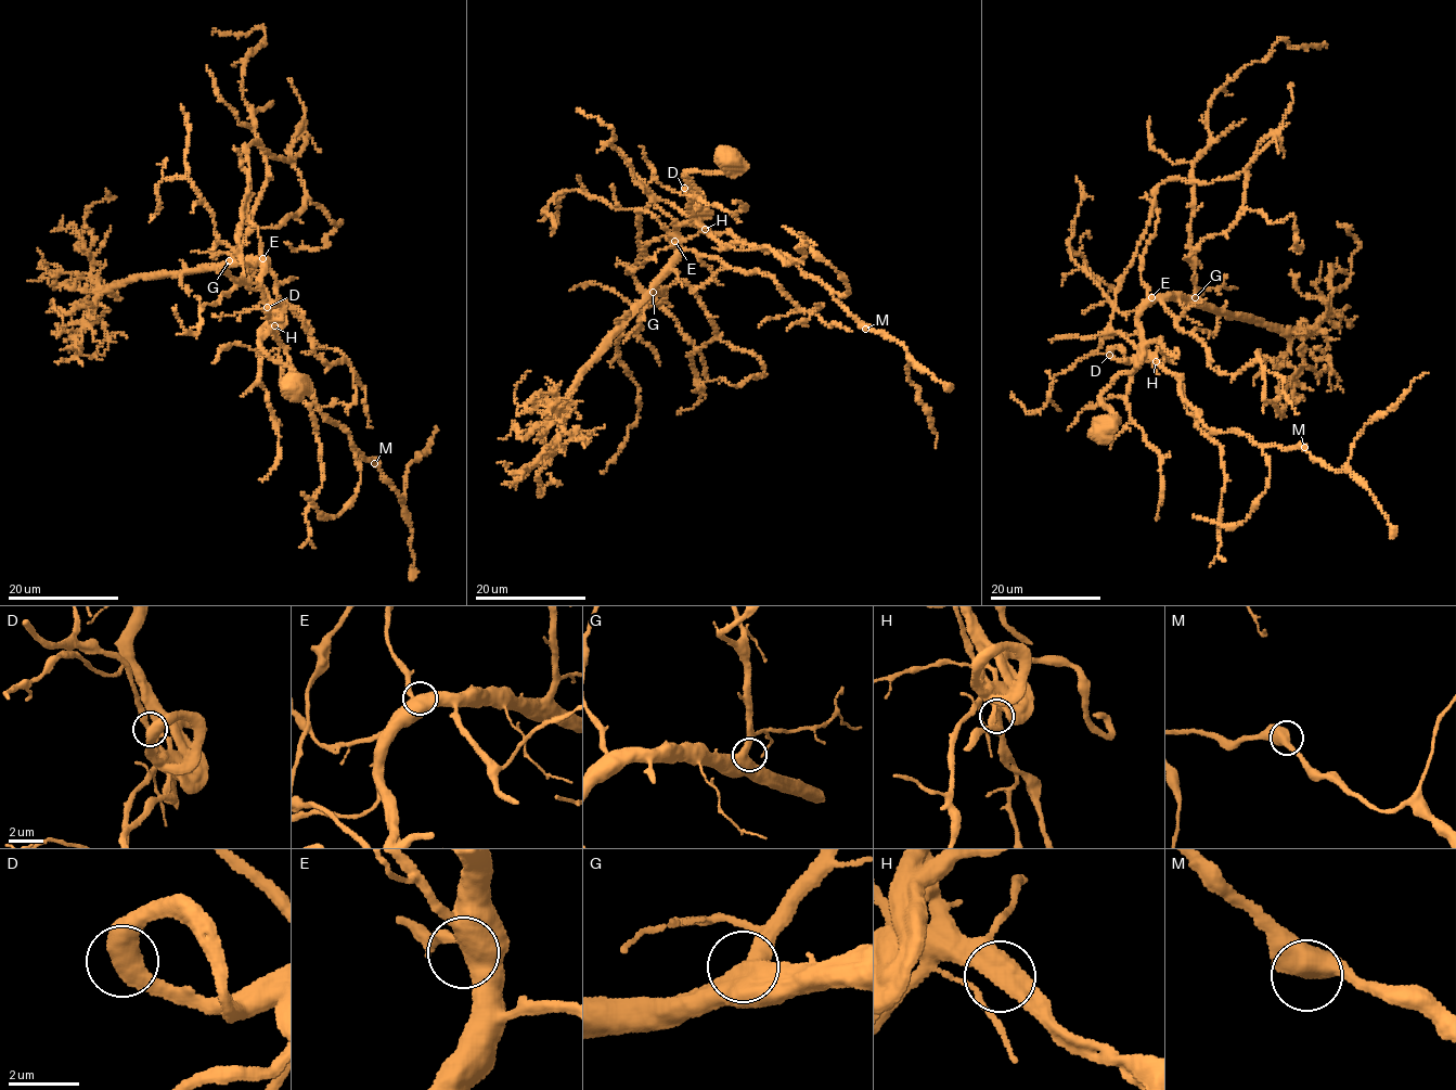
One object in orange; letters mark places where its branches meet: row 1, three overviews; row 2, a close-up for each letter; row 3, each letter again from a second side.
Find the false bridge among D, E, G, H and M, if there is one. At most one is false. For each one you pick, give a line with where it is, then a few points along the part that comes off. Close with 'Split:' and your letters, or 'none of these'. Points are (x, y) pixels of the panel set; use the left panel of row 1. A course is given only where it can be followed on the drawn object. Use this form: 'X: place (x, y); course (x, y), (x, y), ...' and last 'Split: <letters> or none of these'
H: place (274, 325); course (274, 325), (322, 413), (344, 426), (352, 448), (375, 460), (399, 498), (434, 426)
Split: H

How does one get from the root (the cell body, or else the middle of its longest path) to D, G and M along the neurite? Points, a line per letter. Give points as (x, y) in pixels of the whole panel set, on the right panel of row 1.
D: (1106, 424), (1111, 414), (1102, 404), (1102, 394), (1121, 374), (1135, 367), (1134, 361), (1109, 355)
G: (1106, 424), (1111, 414), (1102, 394), (1135, 367), (1145, 347), (1139, 312), (1157, 298), (1195, 297)
M: (1106, 424), (1102, 394), (1147, 355), (1180, 379), (1209, 428), (1304, 447)

